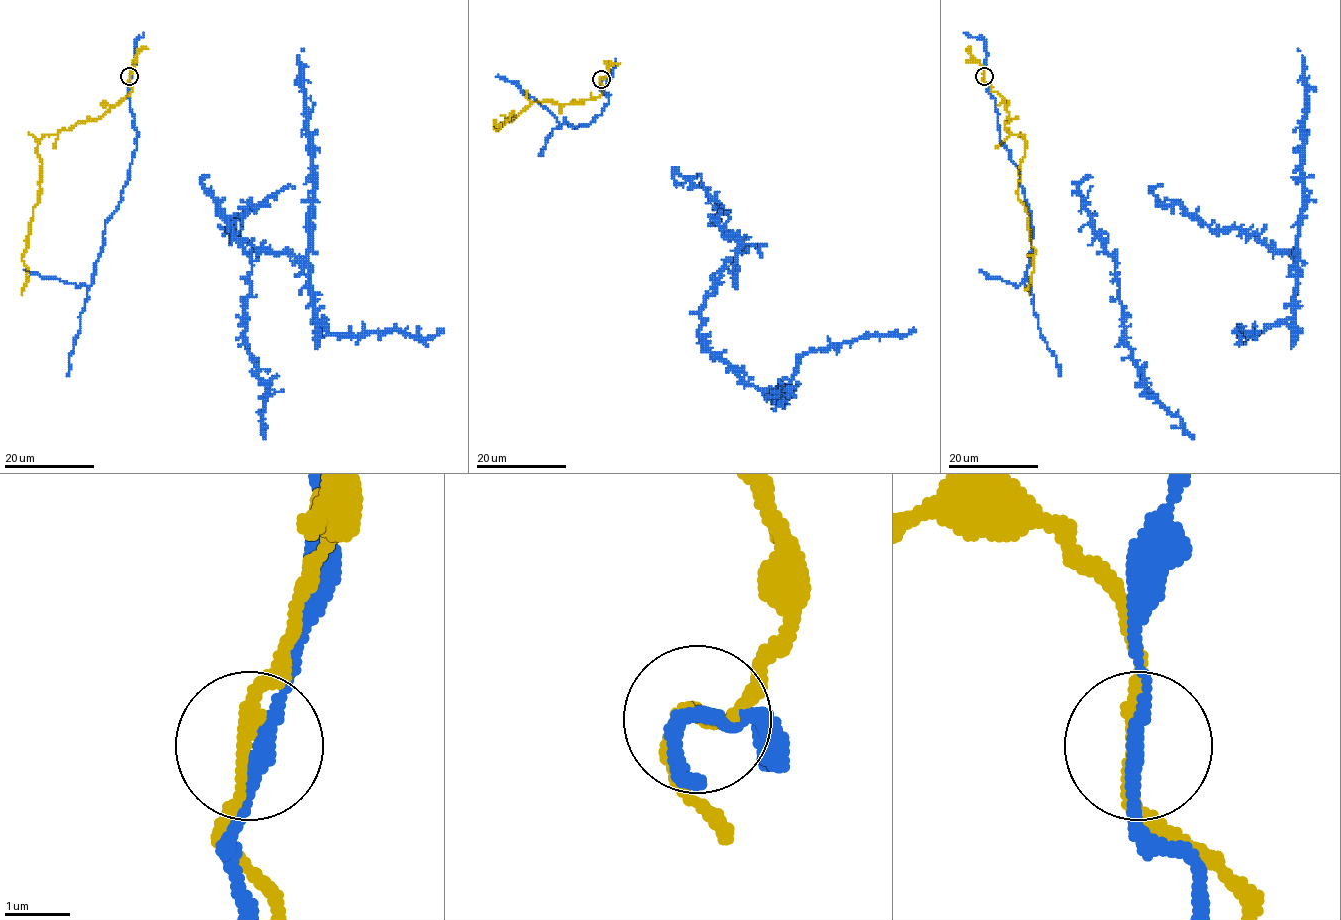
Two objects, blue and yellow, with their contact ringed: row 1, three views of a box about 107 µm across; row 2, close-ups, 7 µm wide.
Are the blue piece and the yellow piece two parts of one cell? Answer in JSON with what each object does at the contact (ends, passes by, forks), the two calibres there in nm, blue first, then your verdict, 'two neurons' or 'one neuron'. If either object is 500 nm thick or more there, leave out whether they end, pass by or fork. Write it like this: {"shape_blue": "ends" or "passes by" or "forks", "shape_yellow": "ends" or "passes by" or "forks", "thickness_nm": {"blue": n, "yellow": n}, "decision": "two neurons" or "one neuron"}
{"shape_blue": "passes by", "shape_yellow": "passes by", "thickness_nm": {"blue": 200, "yellow": 200}, "decision": "two neurons"}

